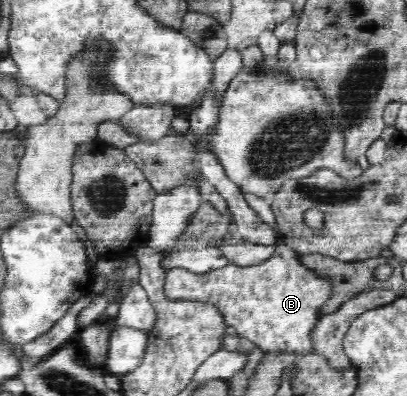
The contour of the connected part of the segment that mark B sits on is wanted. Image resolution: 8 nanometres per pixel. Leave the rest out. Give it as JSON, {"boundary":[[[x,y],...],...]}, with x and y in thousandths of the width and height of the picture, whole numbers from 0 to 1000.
{"boundary":[[[595,485],[597,503],[666,571],[681,596],[671,644],[619,672],[560,667],[548,677],[484,692],[447,677],[410,682],[403,735],[420,755],[518,760],[538,770],[558,821],[580,848],[604,854],[629,869],[646,889],[720,889],[737,899],[769,889],[774,879],[769,838],[789,803],[789,778],[818,742],[818,710],[794,687],[754,677],[737,659],[737,644],[700,616],[683,591],[666,513],[671,492],[651,500]]]}

